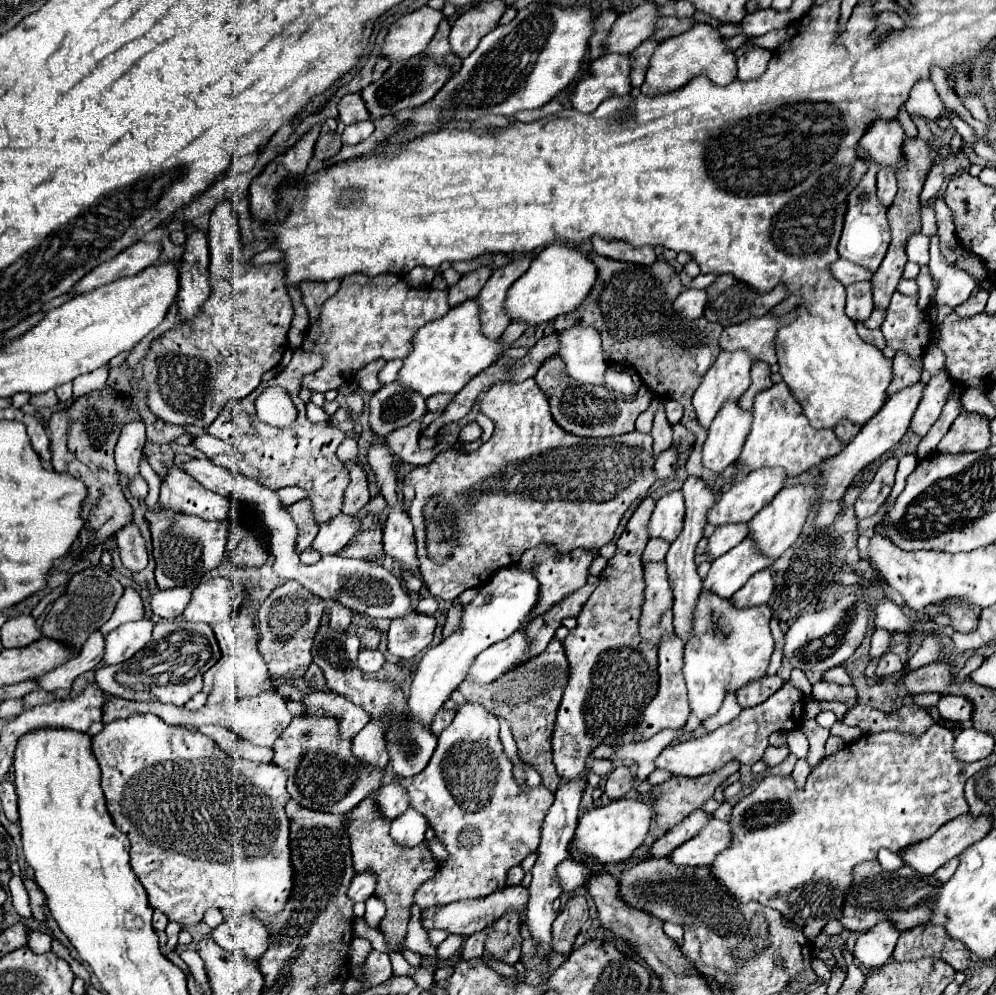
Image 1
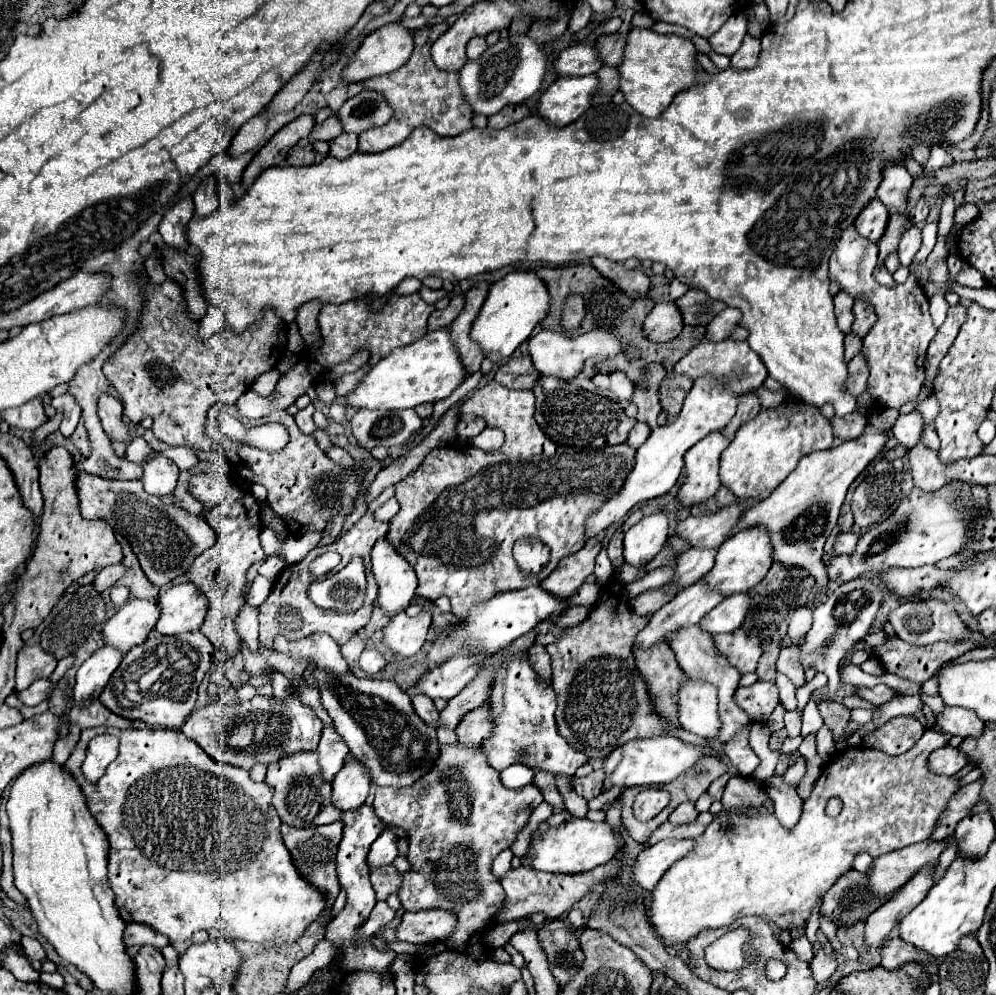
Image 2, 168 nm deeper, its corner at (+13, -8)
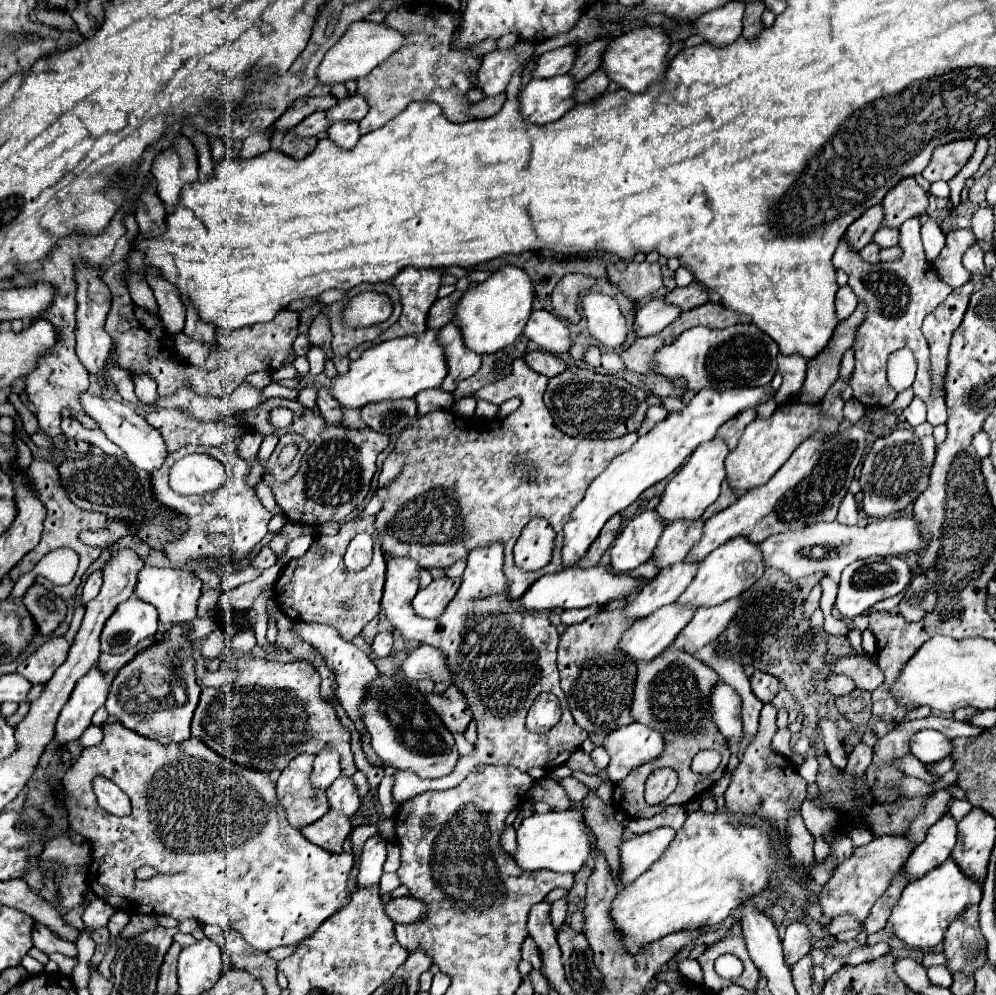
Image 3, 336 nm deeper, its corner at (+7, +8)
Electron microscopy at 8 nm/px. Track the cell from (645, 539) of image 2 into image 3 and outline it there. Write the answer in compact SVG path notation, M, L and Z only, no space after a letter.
M643 510L629 520L611 550L613 568L617 572L627 572L647 562L657 548L663 530L665 524L657 510Z

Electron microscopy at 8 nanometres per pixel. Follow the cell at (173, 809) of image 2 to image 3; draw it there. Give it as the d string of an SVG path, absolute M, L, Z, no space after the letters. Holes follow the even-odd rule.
M107 722L101 728L103 728L103 742L97 746L91 746L91 748L83 748L79 758L63 774L63 786L69 794L69 826L77 834L91 840L91 846L93 846L93 862L91 862L89 872L87 872L89 886L99 898L109 902L113 908L127 912L129 916L133 916L133 914L155 914L155 916L173 916L177 920L193 918L201 924L215 924L221 930L237 930L243 934L243 938L253 948L267 952L271 948L289 946L289 944L303 940L305 936L311 936L331 914L335 914L349 900L351 892L347 892L347 874L353 868L353 854L343 852L341 856L333 856L329 852L323 852L321 848L317 848L315 844L305 840L305 836L301 836L301 832L297 828L291 828L287 824L285 810L281 808L279 798L275 794L275 782L269 778L267 772L257 772L253 768L243 768L243 766L231 764L221 754L207 748L195 736L189 736L187 740L175 742L175 744L161 744L149 736L141 736L137 732L131 732L129 728L125 728L123 724L117 724L117 722ZM95 774L103 774L109 780L113 780L131 798L133 812L129 816L113 816L97 804L97 798L95 798L93 788L91 788L91 780ZM141 866L151 866L157 870L157 874L149 880L137 880L135 872Z

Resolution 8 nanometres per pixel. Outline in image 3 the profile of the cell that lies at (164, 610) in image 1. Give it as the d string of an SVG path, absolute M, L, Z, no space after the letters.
M135 596L121 602L105 622L101 634L101 652L123 654L135 648L141 640L155 636L157 608Z

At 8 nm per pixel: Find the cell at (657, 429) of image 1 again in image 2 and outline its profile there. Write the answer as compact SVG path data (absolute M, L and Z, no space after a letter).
M651 364L643 376L635 382L633 388L633 398L631 402L639 408L637 420L649 424L651 428L657 426L657 416L661 412L659 404L659 384L665 378L665 368L663 364Z

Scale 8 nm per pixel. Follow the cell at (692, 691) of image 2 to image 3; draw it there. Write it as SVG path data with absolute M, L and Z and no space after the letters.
M719 682L711 688L709 694L709 704L711 704L711 716L715 726L719 728L719 732L725 738L741 738L741 700L739 696L733 692L733 688L729 688L727 684Z

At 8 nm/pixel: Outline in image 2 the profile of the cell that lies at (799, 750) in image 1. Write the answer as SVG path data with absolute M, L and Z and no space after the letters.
M797 756L797 760L795 760L795 762L789 766L789 770L785 772L783 780L785 780L789 786L797 788L797 784L801 782L803 776L805 776L805 758L803 758L803 756Z

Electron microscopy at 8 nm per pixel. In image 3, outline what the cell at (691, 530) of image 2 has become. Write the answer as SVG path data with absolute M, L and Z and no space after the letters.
M703 518L671 522L665 528L665 532L663 532L663 536L653 552L657 566L667 568L667 566L683 560L687 556L687 552L701 540L703 526L705 526Z

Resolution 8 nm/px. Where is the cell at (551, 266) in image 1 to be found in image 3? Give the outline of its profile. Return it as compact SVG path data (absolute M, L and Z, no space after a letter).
M503 266L493 272L483 284L467 290L457 302L455 318L461 324L461 332L465 336L465 344L477 350L479 354L497 352L507 346L513 346L517 338L523 334L523 328L529 320L535 300L535 284L533 278L519 266Z

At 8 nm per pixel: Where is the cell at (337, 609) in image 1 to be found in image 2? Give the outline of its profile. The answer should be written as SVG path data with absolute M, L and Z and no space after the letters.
M327 634L307 636L303 640L297 640L295 646L279 646L279 636L277 636L273 640L273 650L283 652L283 654L291 654L291 656L299 656L299 658L307 658L307 660L315 662L317 666L325 668L327 672L333 672L333 674L351 672L349 664L341 656L339 646Z

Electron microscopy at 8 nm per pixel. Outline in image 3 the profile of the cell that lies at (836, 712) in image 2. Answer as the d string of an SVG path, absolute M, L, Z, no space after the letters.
M853 690L849 696L835 698L835 706L843 716L849 716L855 724L865 724L871 720L871 692L867 690Z

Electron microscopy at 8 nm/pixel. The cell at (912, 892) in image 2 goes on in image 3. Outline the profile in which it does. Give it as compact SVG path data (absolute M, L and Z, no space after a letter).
M949 812L929 828L927 838L913 850L913 854L905 862L905 880L915 882L925 876L925 872L931 872L939 864L943 864L955 846L955 834L957 834L957 822L949 816Z

